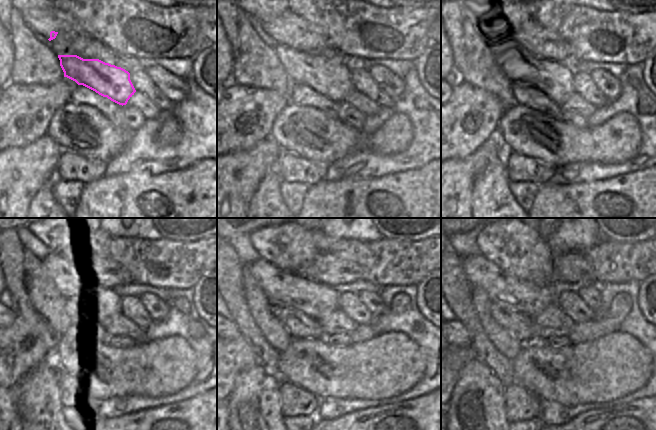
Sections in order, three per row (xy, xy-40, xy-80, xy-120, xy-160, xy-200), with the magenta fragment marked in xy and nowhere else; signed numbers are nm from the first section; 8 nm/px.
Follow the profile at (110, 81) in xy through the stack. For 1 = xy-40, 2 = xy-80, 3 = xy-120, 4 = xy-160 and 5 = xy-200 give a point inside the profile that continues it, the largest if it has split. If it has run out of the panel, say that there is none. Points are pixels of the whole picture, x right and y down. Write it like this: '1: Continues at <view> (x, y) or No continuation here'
1: Continues at xy-40 (327, 76)
2: Continues at xy-80 (553, 79)
3: Continues at xy-120 (100, 302)
4: Continues at xy-160 (285, 290)
5: Continues at xy-200 (503, 290)

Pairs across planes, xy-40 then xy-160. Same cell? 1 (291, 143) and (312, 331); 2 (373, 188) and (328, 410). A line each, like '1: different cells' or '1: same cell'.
1: different cells
2: different cells

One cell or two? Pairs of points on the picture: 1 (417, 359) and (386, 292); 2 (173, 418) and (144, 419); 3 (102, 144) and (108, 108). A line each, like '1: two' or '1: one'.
1: two
2: one
3: two

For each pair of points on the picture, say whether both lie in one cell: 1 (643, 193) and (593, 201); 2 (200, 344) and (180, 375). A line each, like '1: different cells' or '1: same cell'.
1: same cell
2: different cells

